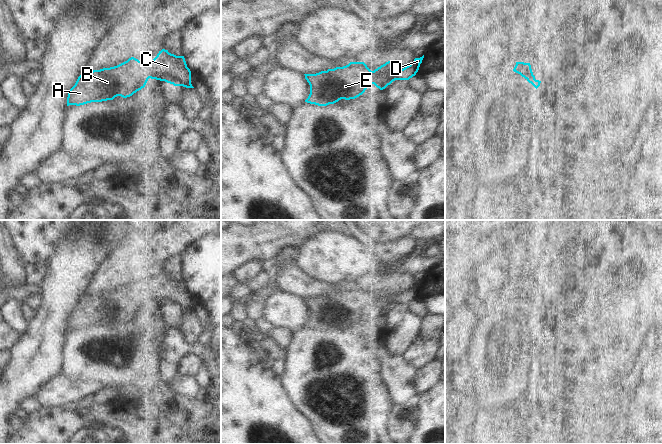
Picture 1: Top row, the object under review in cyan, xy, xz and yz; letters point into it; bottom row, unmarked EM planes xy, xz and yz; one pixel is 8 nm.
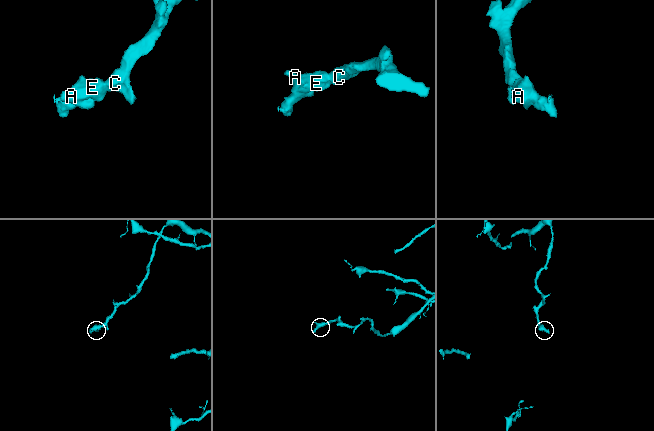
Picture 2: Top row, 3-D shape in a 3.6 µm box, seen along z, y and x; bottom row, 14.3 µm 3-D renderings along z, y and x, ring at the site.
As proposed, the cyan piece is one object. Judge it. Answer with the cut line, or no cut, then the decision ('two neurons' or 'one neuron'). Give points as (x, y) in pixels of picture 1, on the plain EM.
no cut | one neuron

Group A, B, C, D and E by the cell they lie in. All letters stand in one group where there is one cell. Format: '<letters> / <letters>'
A B C D E

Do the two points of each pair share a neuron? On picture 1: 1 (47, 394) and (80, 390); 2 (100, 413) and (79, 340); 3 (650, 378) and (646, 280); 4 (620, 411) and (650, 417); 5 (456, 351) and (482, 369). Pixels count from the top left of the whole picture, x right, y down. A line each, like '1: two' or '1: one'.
1: one
2: two
3: two
4: two
5: two

